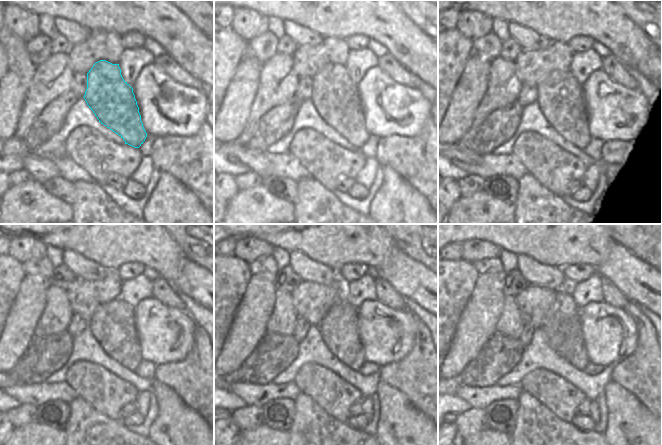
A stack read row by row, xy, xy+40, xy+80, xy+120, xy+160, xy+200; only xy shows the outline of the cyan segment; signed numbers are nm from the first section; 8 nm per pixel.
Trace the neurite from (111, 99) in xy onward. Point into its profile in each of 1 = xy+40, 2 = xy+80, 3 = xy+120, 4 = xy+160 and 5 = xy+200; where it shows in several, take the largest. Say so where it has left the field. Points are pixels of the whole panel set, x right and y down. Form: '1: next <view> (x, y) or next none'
1: next xy+40 (335, 97)
2: next xy+80 (560, 98)
3: next xy+120 (113, 324)
4: next xy+160 (339, 329)
5: next xy+200 (578, 362)

